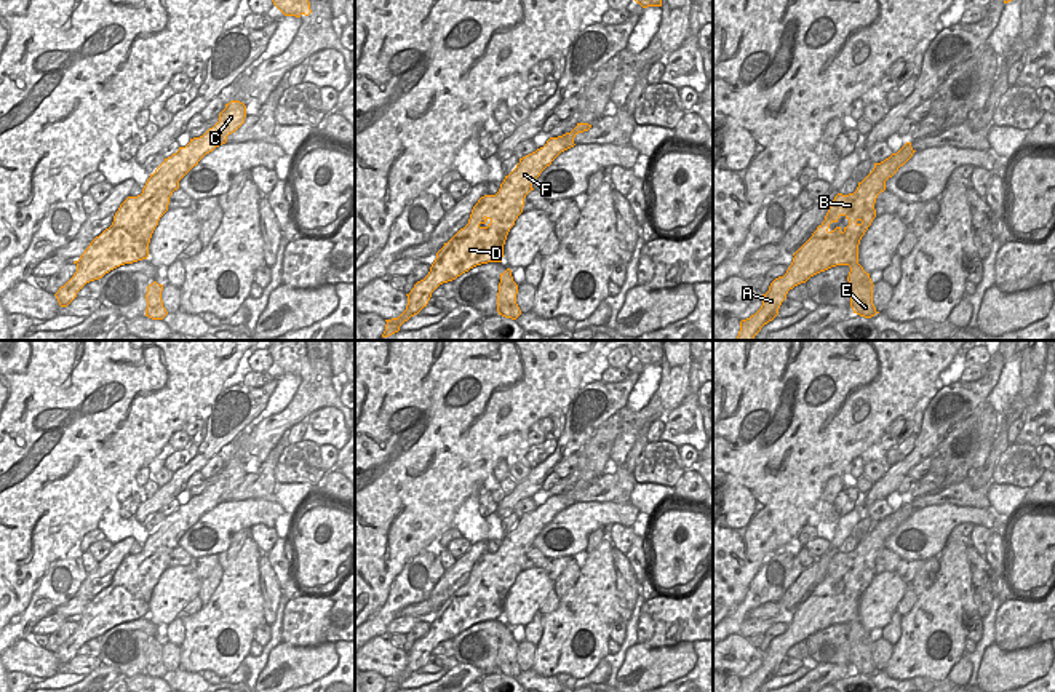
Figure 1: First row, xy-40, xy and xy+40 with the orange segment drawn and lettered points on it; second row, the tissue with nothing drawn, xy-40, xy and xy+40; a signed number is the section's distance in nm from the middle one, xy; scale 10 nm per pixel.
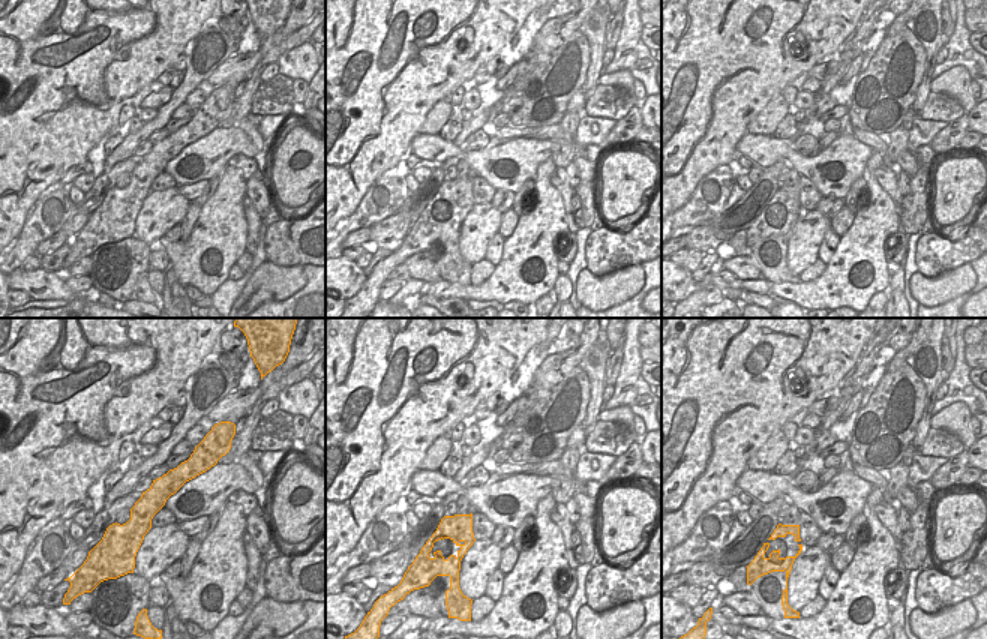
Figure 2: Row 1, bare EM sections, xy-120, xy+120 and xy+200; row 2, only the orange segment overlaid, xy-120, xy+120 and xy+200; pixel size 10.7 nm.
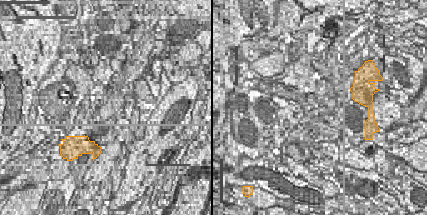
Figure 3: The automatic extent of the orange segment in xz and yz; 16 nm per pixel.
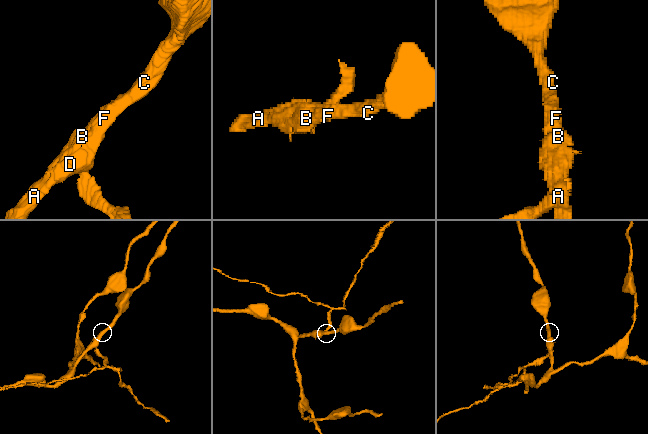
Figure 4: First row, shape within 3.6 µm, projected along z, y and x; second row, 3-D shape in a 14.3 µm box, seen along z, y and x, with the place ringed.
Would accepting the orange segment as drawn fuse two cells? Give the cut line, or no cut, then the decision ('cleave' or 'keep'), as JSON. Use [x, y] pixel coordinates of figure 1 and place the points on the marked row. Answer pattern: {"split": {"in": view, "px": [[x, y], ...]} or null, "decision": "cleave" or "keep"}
{"split": {"in": "xy+40", "px": [[857, 258], [846, 264]]}, "decision": "cleave"}

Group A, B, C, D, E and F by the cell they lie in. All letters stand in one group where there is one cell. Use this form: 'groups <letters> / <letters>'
groups A B C D F / E

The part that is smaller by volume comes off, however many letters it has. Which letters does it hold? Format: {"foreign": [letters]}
{"foreign": ["E"]}

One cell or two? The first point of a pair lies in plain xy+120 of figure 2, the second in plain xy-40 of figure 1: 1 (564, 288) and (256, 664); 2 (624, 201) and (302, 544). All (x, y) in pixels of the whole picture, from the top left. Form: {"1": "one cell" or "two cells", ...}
{"1": "two cells", "2": "one cell"}

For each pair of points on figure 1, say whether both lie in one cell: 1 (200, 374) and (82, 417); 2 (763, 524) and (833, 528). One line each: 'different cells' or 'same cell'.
1: same cell
2: different cells

